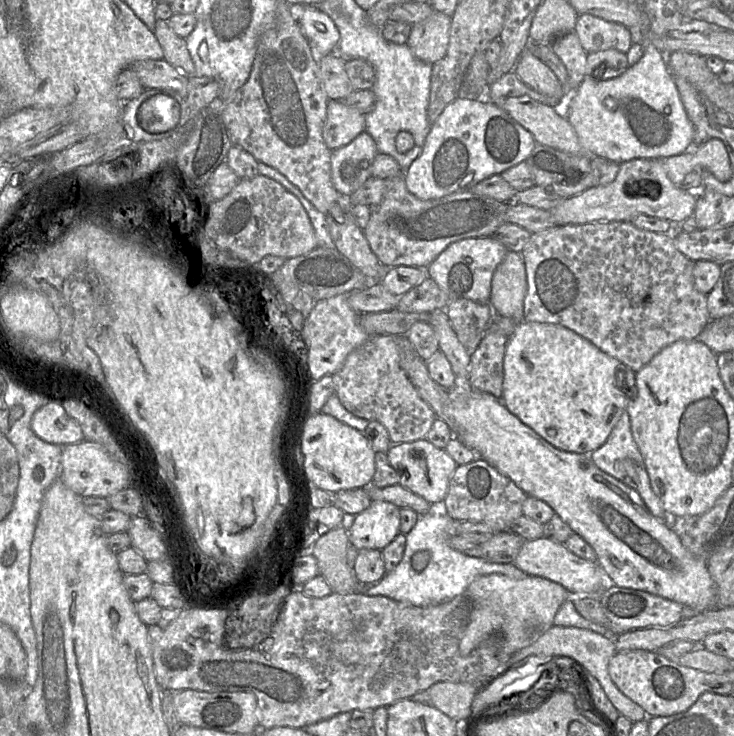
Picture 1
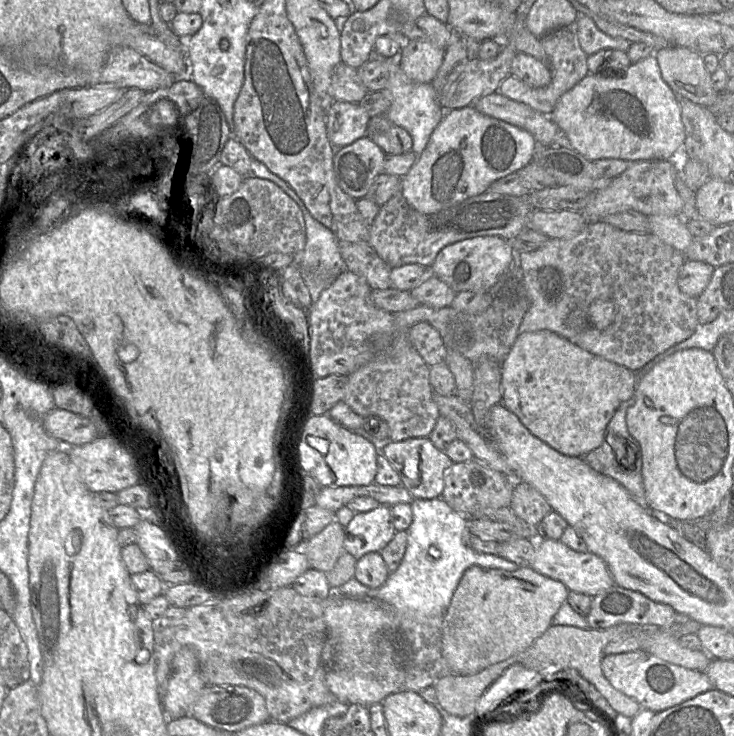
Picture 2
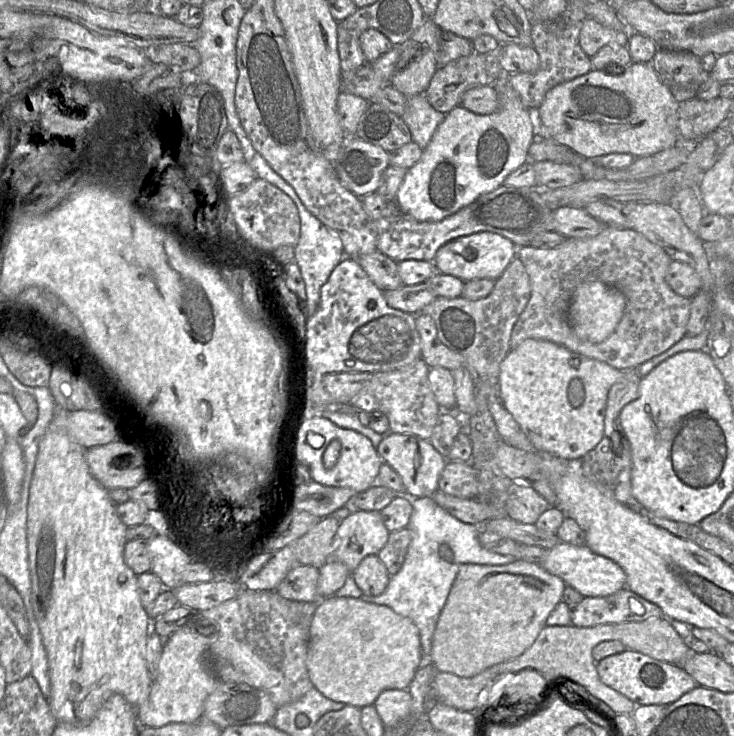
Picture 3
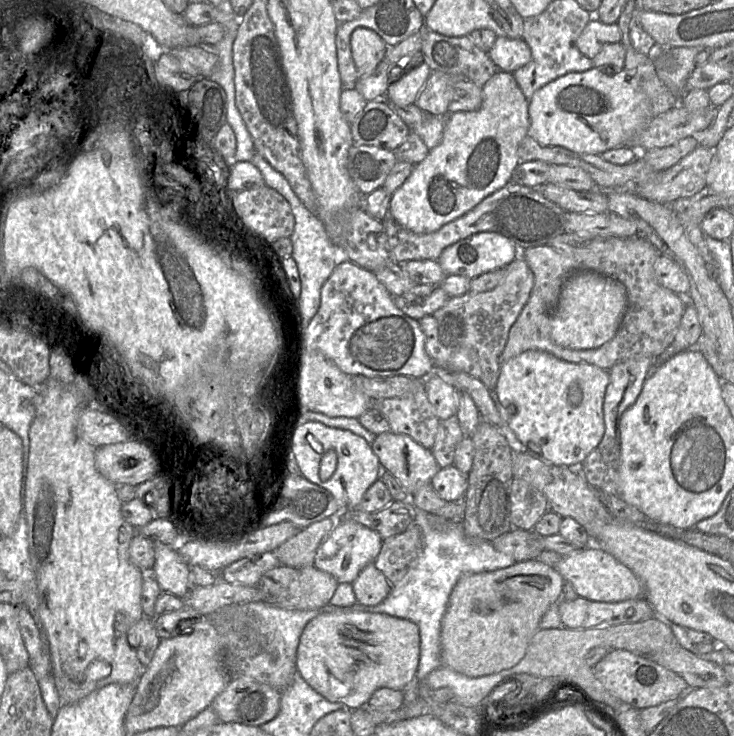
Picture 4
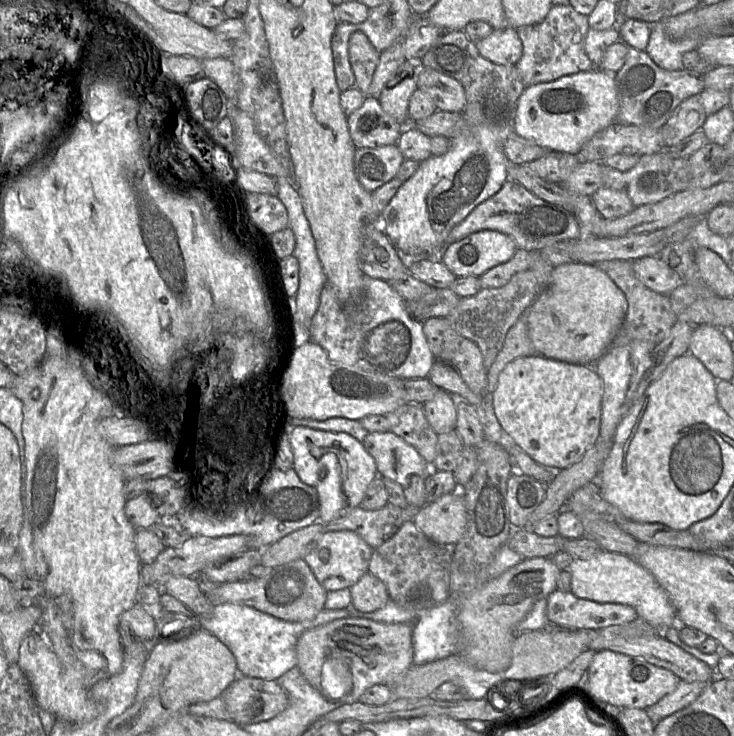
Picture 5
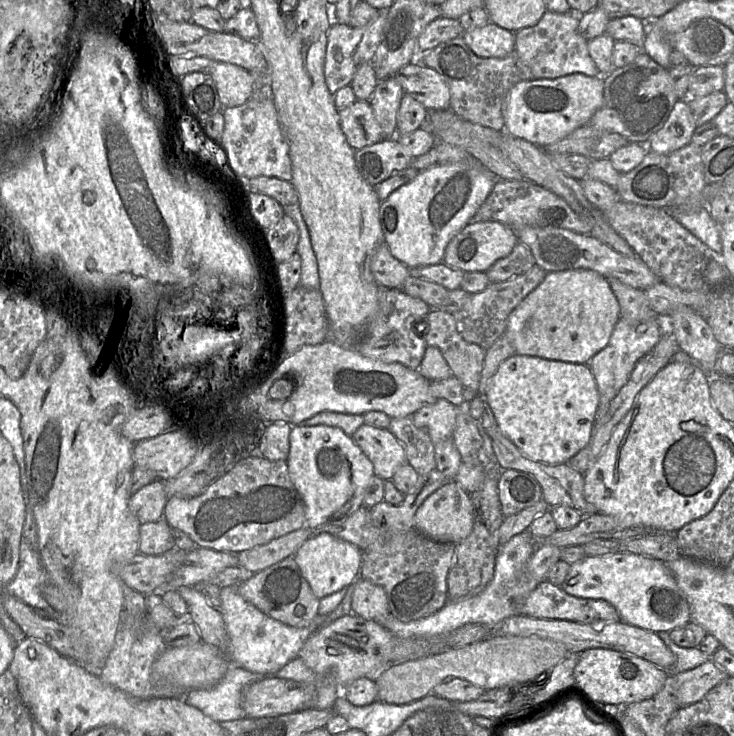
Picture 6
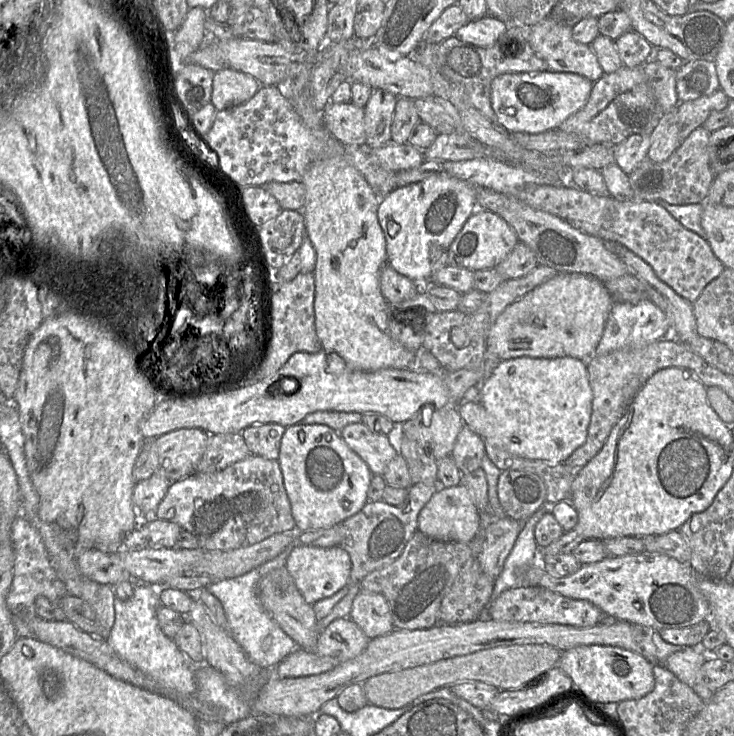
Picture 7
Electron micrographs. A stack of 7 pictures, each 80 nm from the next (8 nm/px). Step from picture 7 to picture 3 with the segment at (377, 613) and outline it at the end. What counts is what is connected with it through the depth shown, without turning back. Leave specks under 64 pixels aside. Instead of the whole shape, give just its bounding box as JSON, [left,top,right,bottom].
[351,555,390,596]

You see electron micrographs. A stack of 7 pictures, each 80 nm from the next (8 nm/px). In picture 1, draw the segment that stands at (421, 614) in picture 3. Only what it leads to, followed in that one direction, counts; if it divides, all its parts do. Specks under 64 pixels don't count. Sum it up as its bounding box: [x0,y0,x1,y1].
[359,501,527,606]

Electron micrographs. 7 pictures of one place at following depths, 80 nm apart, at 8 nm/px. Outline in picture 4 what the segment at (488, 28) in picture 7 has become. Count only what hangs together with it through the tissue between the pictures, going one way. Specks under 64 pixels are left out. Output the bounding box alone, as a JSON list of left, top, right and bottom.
[487,37,532,72]

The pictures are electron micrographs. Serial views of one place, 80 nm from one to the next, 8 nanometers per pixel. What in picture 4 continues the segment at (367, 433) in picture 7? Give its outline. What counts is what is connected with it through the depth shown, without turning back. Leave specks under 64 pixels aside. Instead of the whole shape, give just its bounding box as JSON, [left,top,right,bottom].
[371,430,440,499]

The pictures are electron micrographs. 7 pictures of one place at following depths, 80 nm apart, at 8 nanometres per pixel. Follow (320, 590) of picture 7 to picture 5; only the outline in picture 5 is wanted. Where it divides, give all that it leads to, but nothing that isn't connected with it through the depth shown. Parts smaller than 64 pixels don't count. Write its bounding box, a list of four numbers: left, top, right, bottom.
[303,530,373,592]

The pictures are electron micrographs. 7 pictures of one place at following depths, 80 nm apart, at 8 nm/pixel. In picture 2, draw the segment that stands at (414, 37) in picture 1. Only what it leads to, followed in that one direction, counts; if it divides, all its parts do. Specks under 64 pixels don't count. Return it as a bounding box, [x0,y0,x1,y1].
[399,40,445,83]

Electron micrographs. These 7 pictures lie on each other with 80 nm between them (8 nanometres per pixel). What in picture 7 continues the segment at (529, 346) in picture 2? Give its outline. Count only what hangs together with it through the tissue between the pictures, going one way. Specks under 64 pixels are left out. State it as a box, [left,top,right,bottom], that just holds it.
[458,357,593,465]

